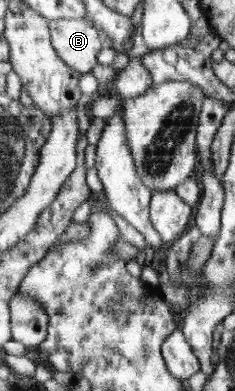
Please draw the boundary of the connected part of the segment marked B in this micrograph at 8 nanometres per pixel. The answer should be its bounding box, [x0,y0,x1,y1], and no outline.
[50,19,104,74]

